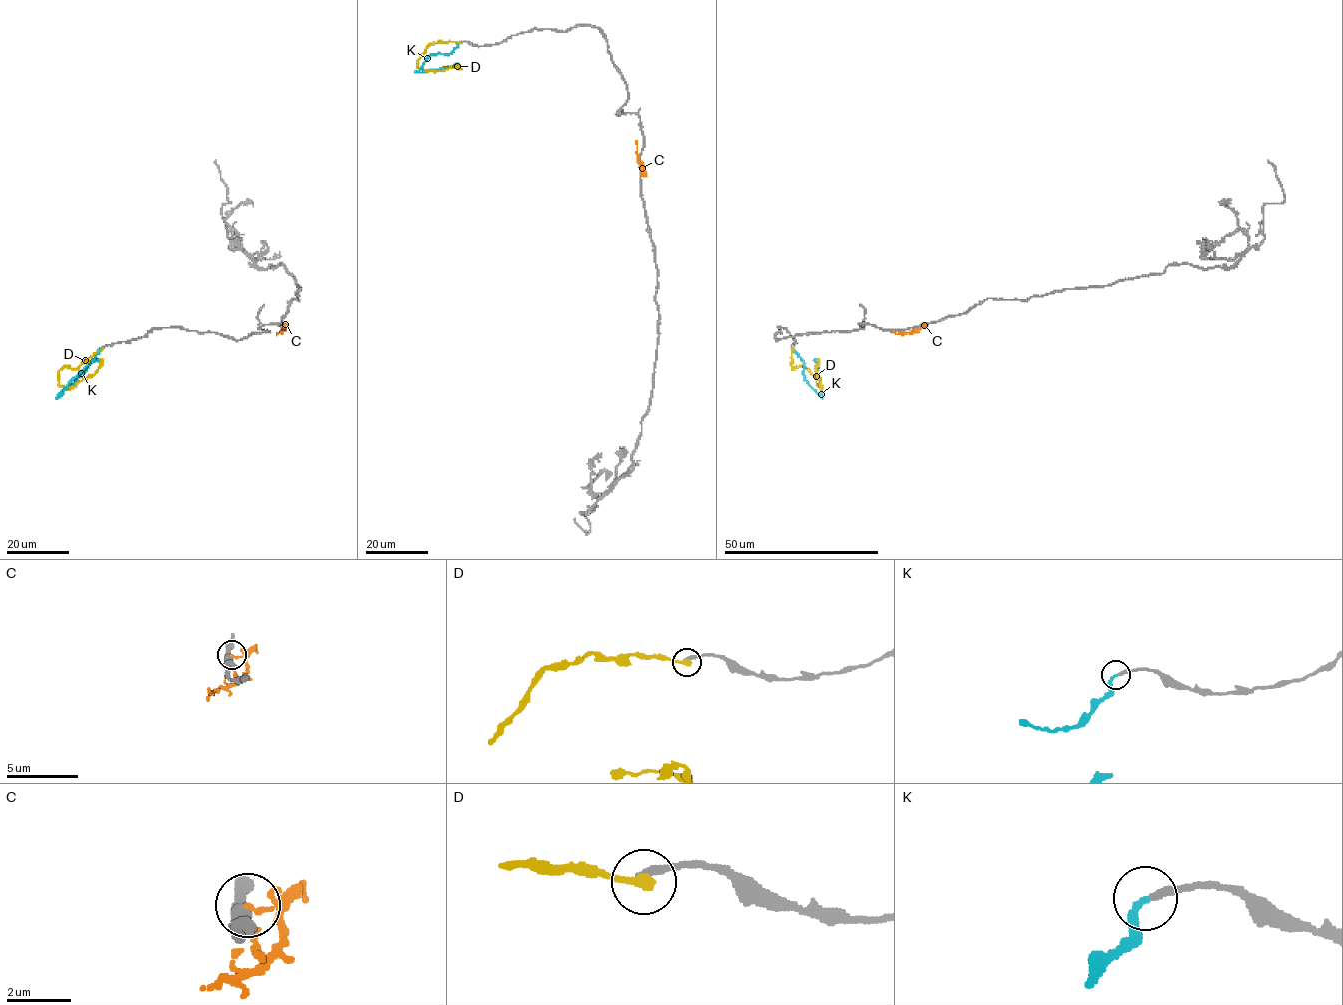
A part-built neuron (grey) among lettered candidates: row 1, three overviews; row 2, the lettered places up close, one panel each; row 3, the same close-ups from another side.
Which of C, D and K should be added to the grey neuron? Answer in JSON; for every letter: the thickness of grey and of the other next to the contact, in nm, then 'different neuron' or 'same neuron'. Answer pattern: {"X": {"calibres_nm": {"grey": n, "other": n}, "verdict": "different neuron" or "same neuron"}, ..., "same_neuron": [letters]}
{"C": {"calibres_nm": {"grey": 440, "other": 160}, "verdict": "different neuron"}, "D": {"calibres_nm": {"grey": 240, "other": 360}, "verdict": "different neuron"}, "K": {"calibres_nm": {"grey": 200, "other": 200}, "verdict": "same neuron"}, "same_neuron": ["K"]}

